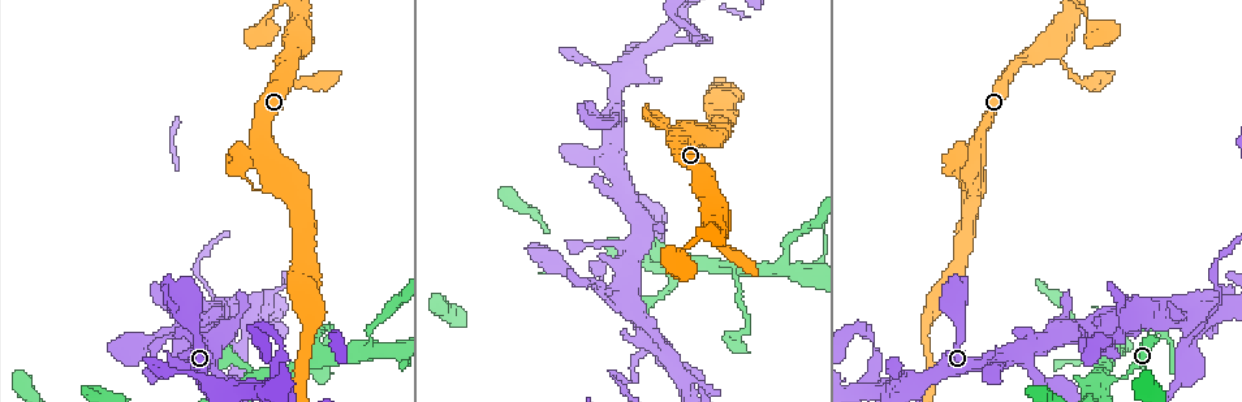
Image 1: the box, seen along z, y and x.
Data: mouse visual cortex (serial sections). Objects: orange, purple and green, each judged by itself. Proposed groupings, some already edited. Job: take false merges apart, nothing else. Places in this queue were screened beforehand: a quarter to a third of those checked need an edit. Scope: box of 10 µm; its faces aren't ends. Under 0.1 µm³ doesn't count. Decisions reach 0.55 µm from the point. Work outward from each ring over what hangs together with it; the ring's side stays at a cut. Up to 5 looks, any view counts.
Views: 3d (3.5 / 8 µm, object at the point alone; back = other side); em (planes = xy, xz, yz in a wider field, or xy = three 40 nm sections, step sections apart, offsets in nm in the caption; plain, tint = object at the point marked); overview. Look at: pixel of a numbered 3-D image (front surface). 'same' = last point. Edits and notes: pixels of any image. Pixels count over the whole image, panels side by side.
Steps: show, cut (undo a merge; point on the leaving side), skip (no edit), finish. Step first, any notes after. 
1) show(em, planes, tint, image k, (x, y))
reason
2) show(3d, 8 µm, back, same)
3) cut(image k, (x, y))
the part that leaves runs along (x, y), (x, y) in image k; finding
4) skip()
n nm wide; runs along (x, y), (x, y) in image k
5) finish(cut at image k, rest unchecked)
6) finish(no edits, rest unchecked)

show(em, xy, step 3, tint, image 1, (364, 350))
three arms meet

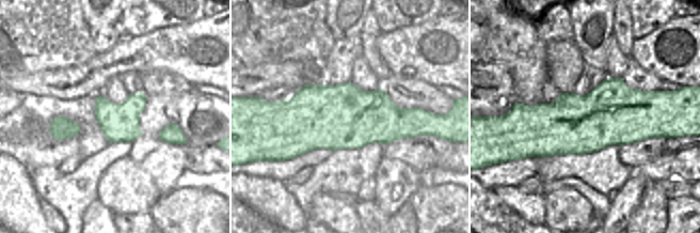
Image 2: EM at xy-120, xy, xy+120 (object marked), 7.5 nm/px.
show(3d, 3.5 µm, same)

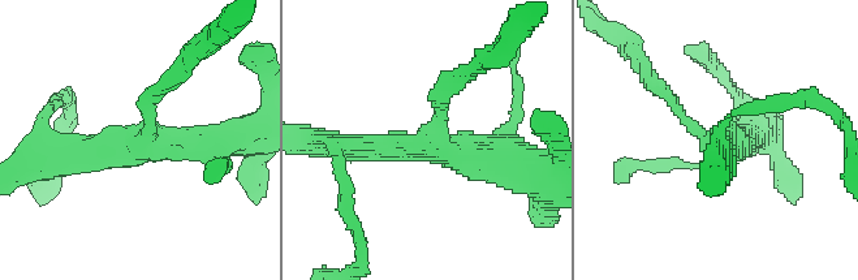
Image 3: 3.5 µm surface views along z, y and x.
skip()
runs along (51, 162), (167, 142), (219, 150) in image 3; all the same cell

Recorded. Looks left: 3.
show(3d, 3.5 µm, image 1, (1184, 324))

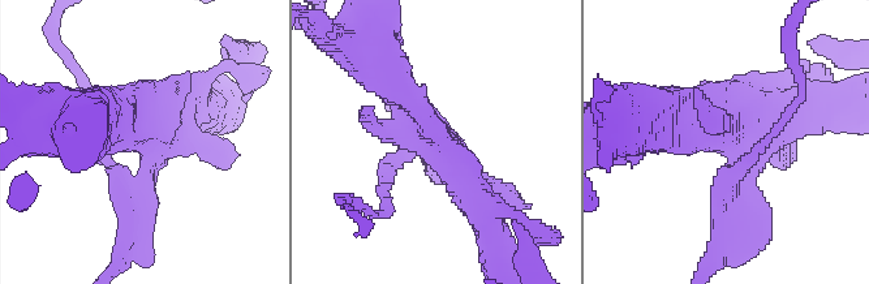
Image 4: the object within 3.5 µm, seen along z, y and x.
cut(image 4, (390, 160))
a second cell is stuck on

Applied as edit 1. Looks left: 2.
finish(cut at image 4, rest unchecked)

